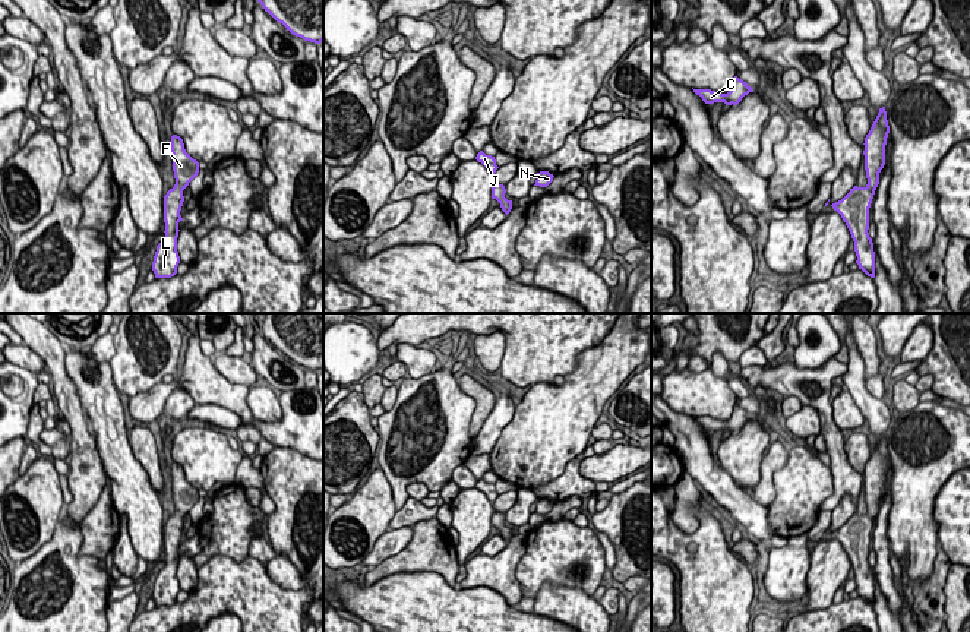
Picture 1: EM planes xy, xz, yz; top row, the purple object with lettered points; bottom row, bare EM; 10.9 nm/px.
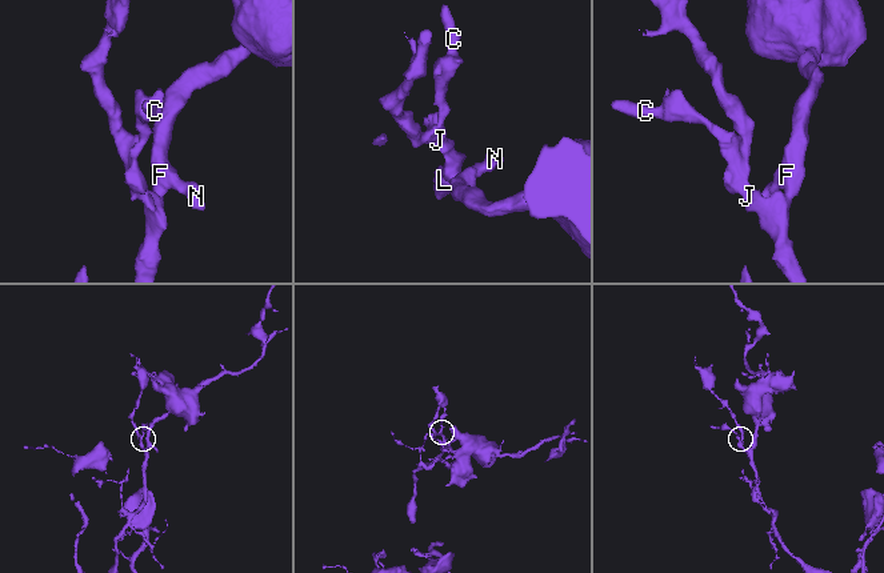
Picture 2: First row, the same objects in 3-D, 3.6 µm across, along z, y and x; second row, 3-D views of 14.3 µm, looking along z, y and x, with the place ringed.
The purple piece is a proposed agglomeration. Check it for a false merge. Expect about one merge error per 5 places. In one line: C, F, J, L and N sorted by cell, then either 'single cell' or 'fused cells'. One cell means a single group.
C F J L N; single cell

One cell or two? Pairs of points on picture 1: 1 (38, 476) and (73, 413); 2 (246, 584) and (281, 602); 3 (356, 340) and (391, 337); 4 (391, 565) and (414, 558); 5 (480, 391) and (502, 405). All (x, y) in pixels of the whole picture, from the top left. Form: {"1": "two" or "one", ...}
{"1": "two", "2": "one", "3": "two", "4": "one", "5": "two"}

